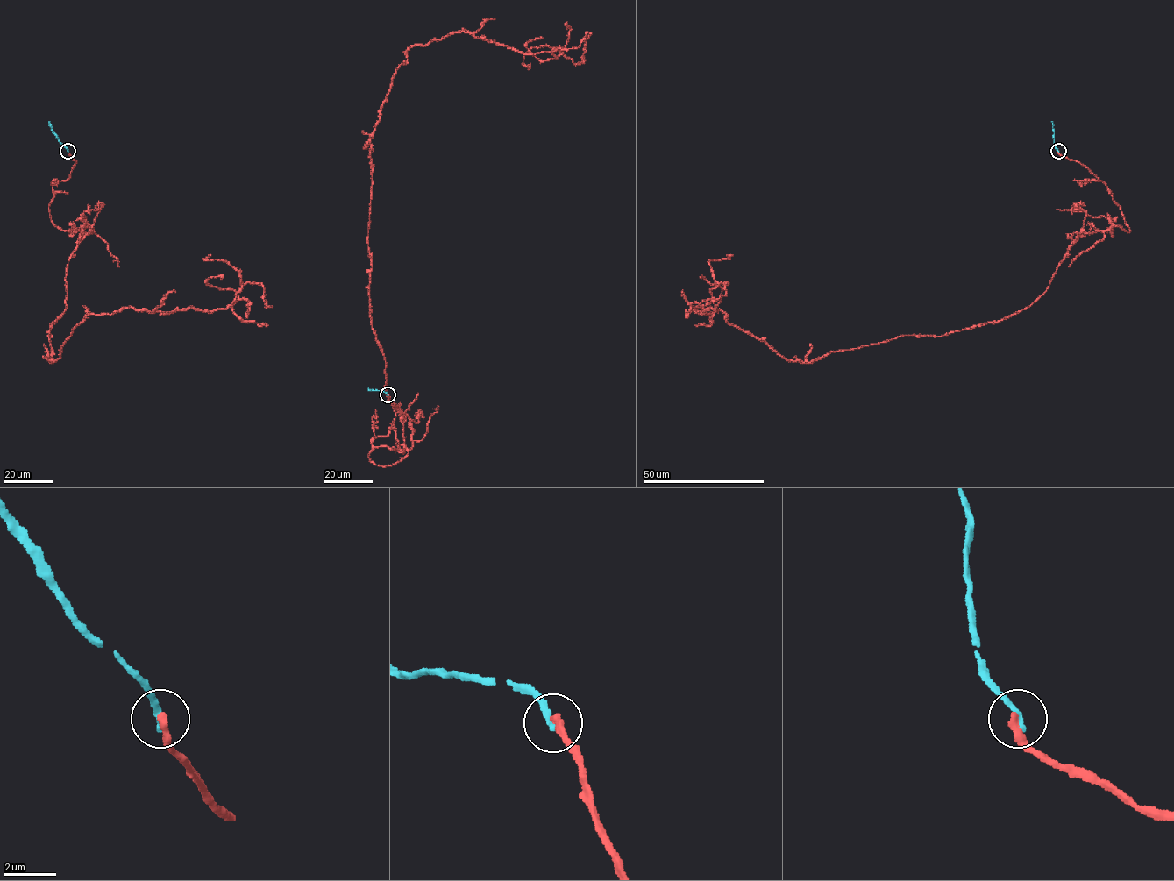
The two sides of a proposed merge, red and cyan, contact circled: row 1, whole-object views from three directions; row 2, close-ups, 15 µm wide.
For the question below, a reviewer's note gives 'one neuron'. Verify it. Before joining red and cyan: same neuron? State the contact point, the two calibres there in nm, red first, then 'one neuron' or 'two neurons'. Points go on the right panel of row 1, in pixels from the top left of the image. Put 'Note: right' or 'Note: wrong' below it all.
(1058, 151) | 320/280 nm | two neurons
Note: wrong

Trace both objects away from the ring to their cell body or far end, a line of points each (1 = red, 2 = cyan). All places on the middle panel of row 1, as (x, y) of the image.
1: (387, 395), (382, 466), (412, 444), (370, 319), (391, 80), (459, 31), (560, 47), (530, 64)
2: (387, 395), (383, 391), (368, 388)

